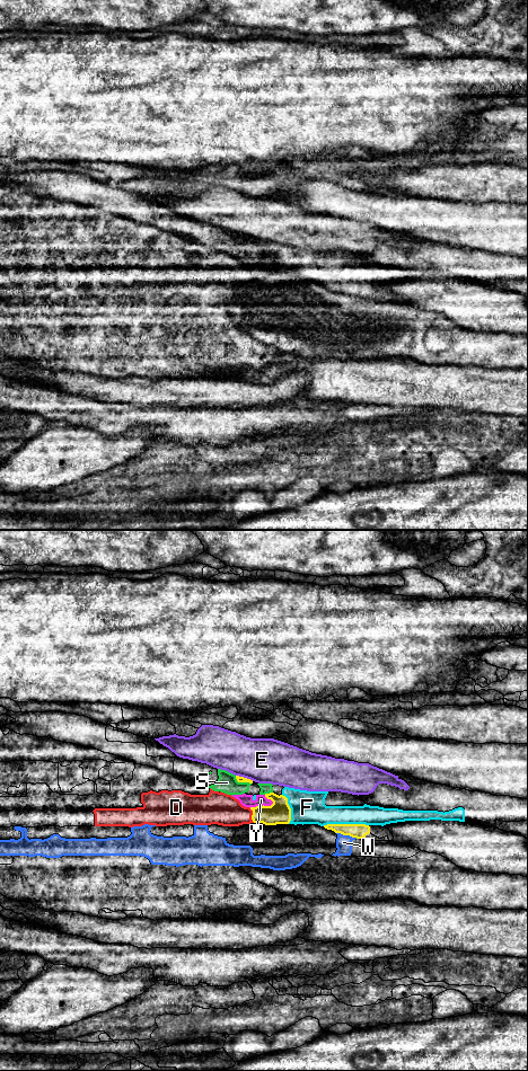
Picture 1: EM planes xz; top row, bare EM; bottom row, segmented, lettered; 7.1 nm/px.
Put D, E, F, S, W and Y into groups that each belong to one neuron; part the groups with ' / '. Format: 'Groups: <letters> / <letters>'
Groups: D W Y / E / F / S

